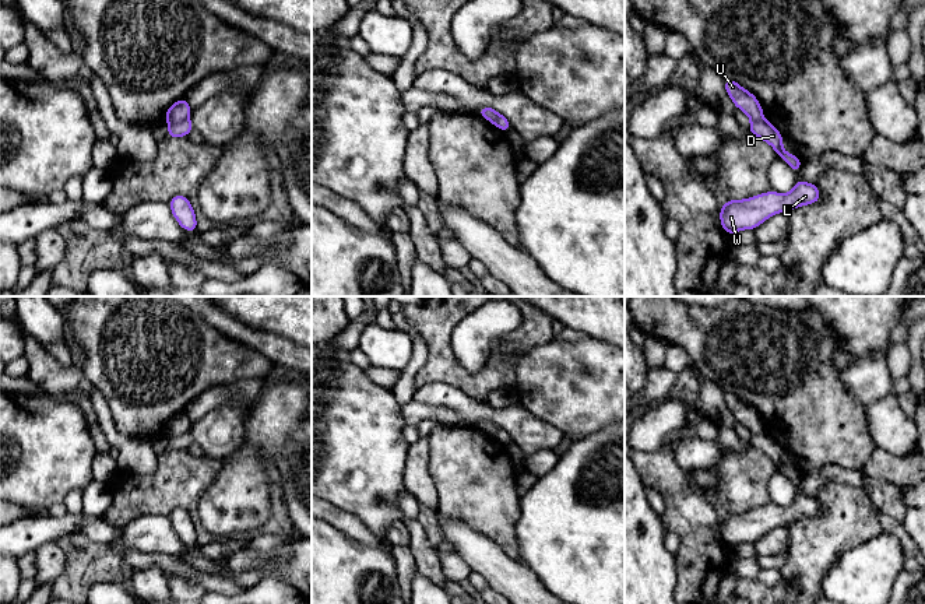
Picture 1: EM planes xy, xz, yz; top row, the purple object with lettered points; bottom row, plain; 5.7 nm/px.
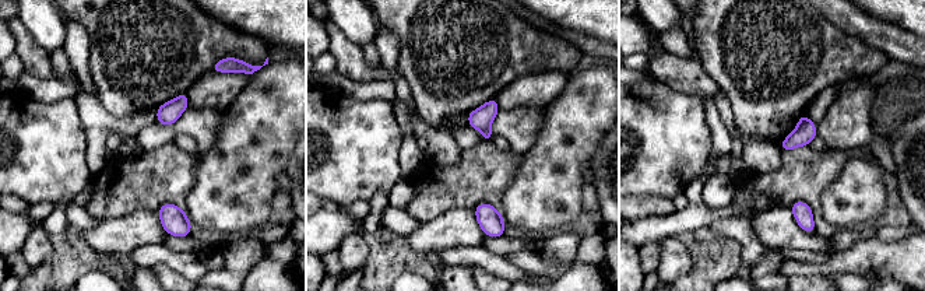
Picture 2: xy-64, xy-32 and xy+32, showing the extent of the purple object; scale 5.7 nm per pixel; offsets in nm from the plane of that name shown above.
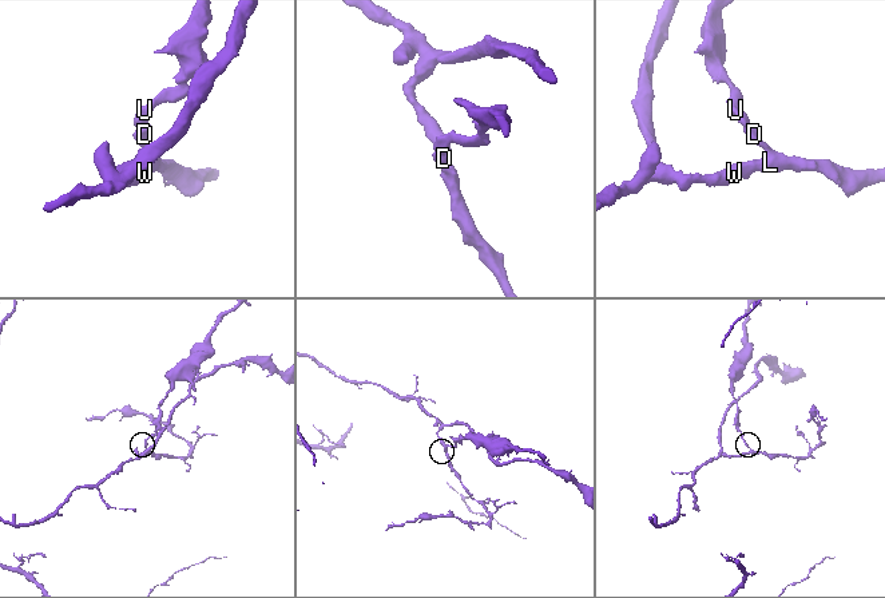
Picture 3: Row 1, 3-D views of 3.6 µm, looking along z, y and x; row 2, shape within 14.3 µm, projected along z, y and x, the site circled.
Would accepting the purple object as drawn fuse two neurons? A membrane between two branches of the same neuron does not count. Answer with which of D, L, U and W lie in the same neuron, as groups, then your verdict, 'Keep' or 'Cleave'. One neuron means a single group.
Groups: D L W / U. Cleave

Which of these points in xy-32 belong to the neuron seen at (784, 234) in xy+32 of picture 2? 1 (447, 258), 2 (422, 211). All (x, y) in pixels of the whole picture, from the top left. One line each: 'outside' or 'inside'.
1: outside
2: outside

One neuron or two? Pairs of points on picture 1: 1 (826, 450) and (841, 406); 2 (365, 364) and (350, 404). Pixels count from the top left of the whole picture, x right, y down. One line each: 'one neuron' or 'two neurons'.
1: one neuron
2: two neurons

